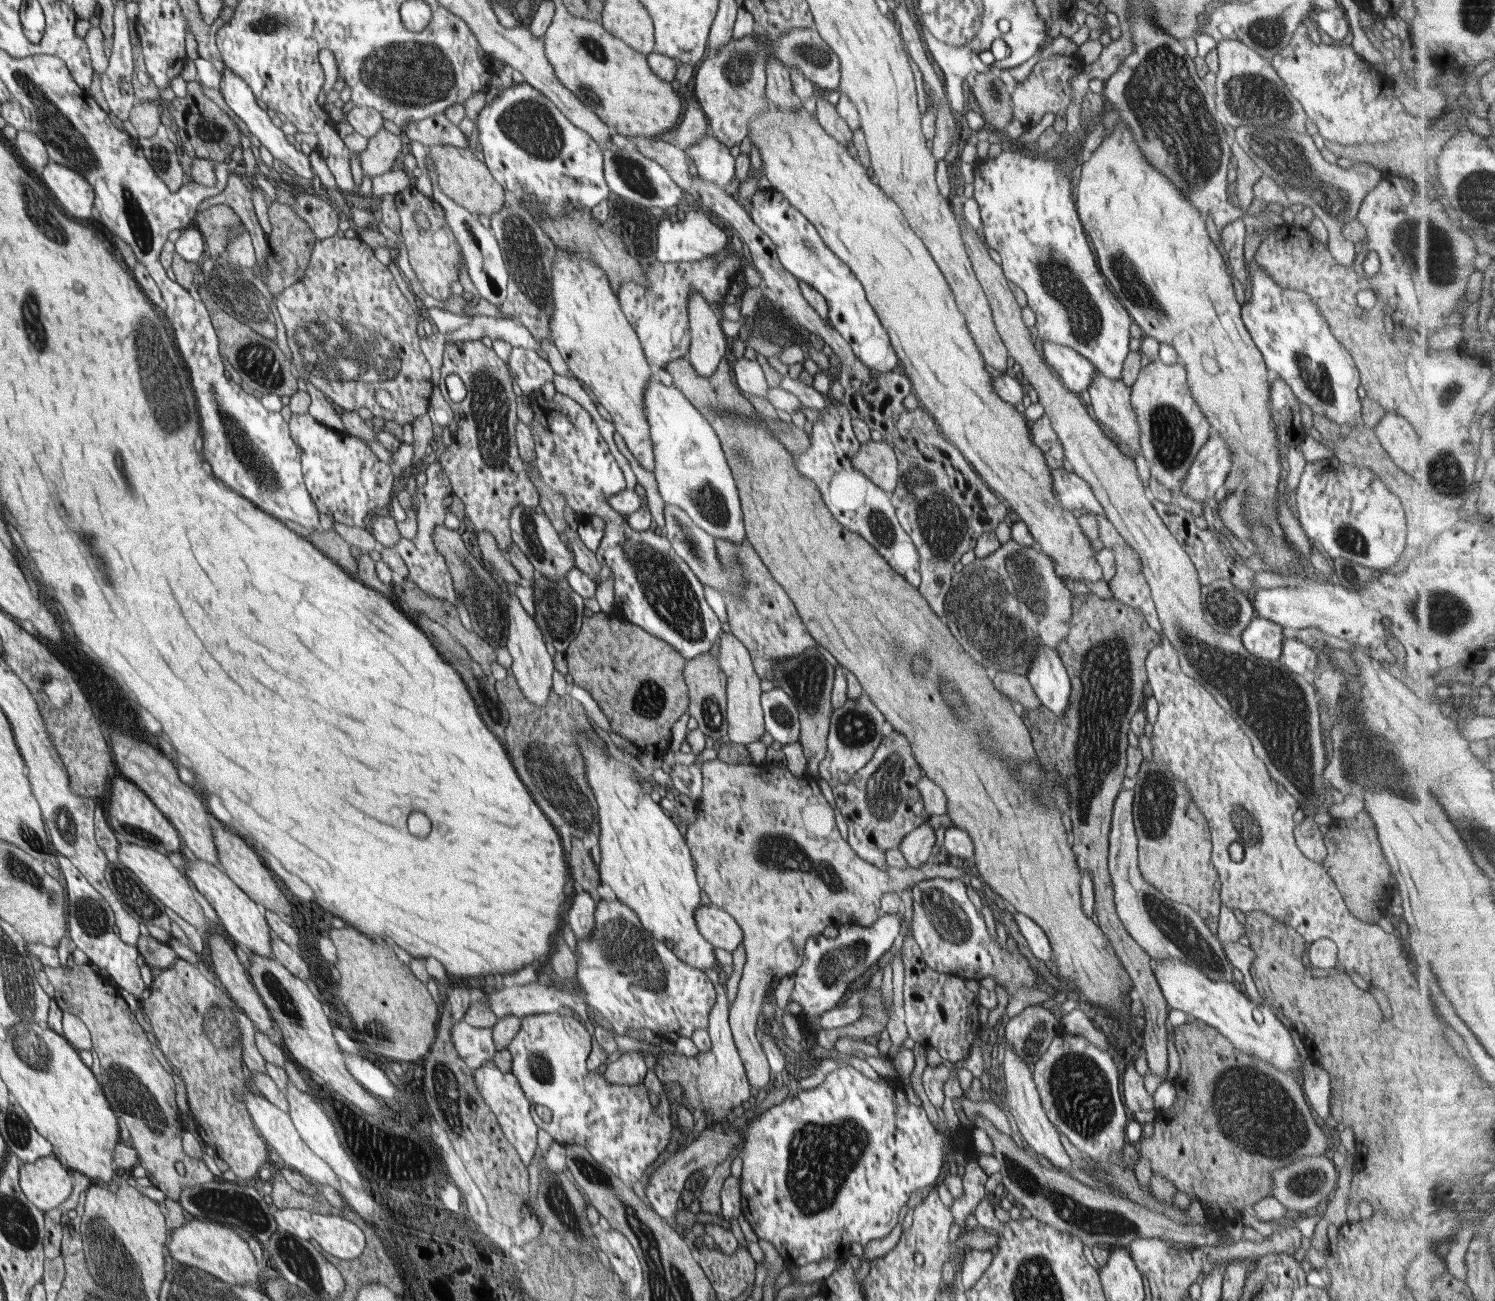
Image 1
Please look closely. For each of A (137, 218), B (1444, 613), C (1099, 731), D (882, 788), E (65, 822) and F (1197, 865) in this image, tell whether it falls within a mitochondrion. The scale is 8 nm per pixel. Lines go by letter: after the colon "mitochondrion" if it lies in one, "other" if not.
A: mitochondrion
B: mitochondrion
C: mitochondrion
D: mitochondrion
E: mitochondrion
F: other

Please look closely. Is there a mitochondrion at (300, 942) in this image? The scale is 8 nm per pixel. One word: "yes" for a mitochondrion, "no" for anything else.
no

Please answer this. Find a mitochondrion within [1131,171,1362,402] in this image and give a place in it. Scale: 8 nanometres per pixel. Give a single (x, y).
(1342, 200)

